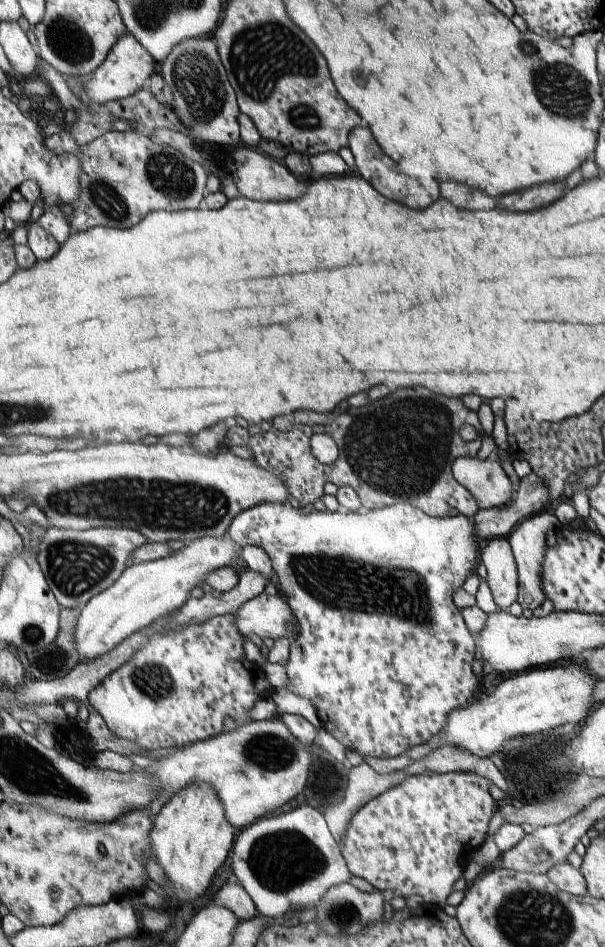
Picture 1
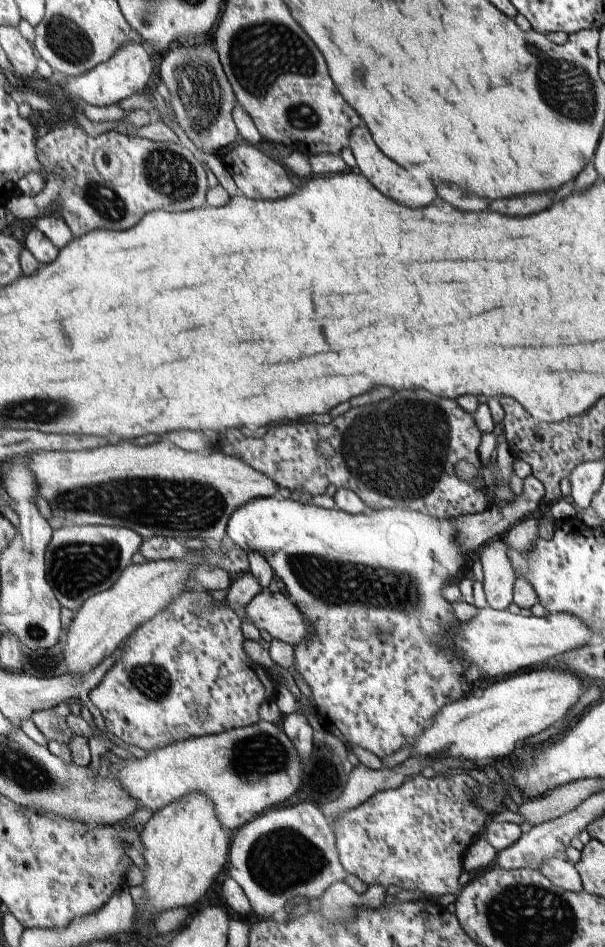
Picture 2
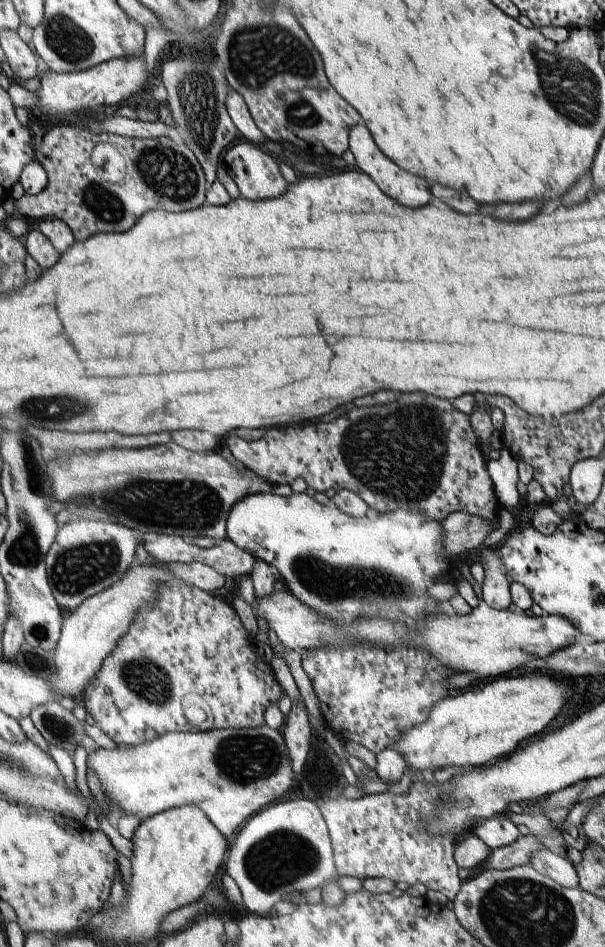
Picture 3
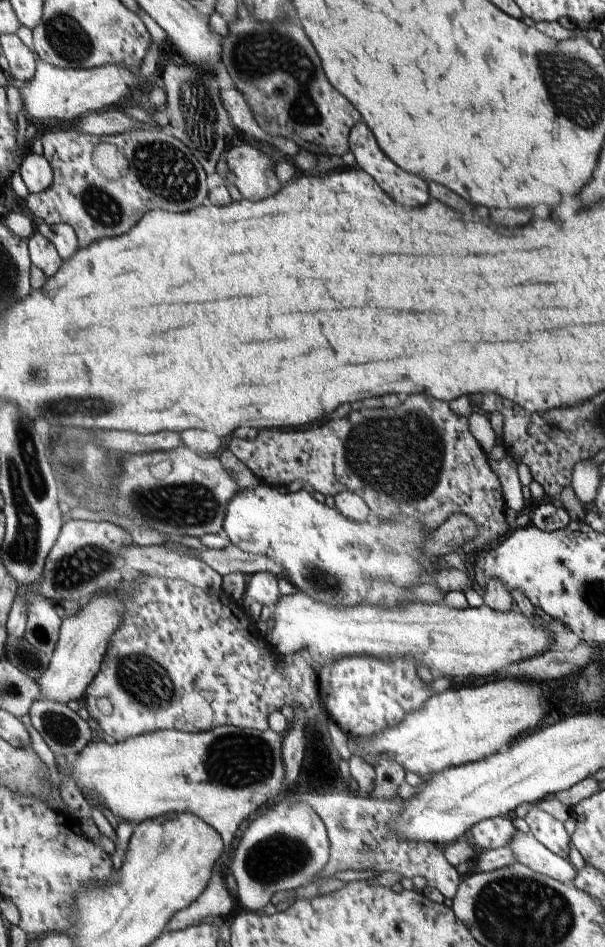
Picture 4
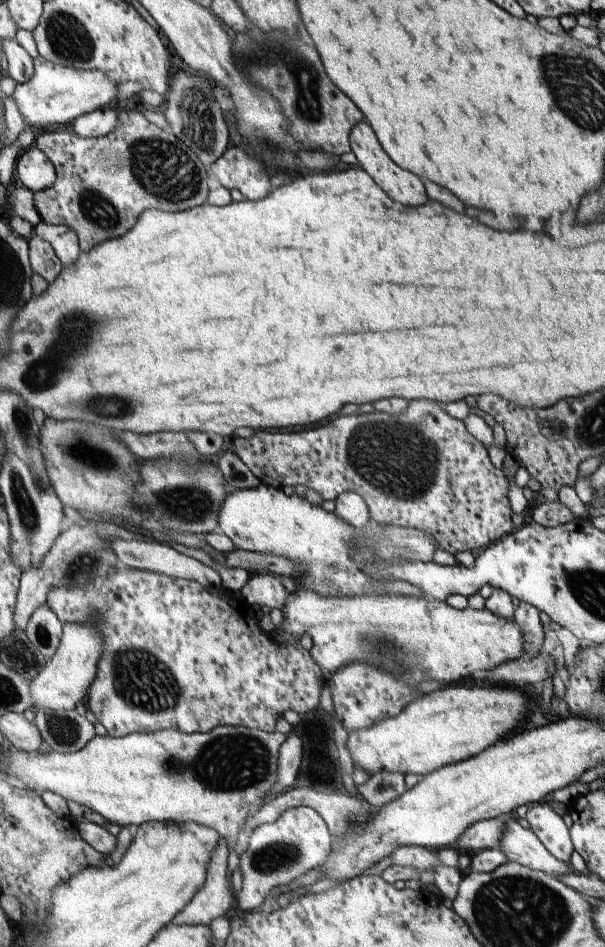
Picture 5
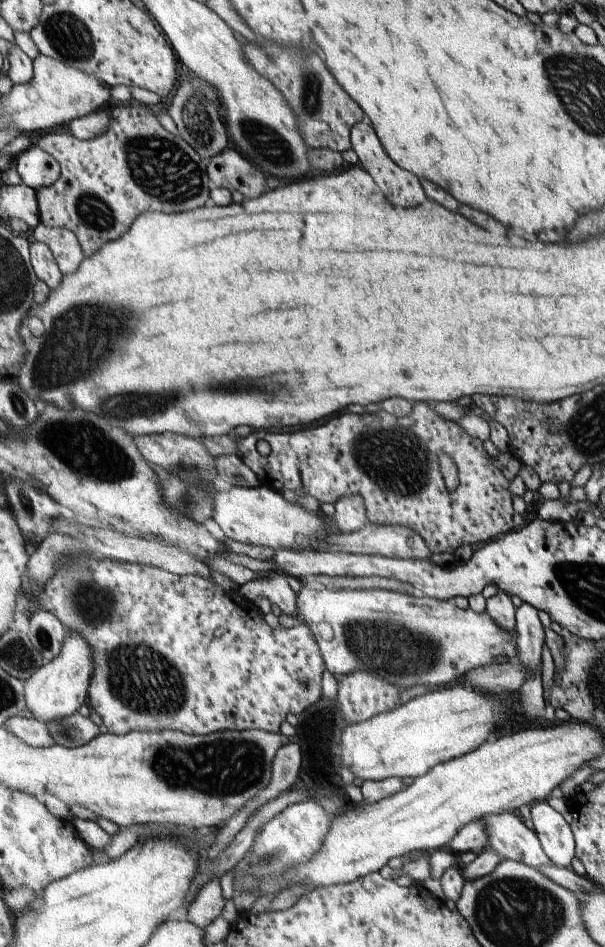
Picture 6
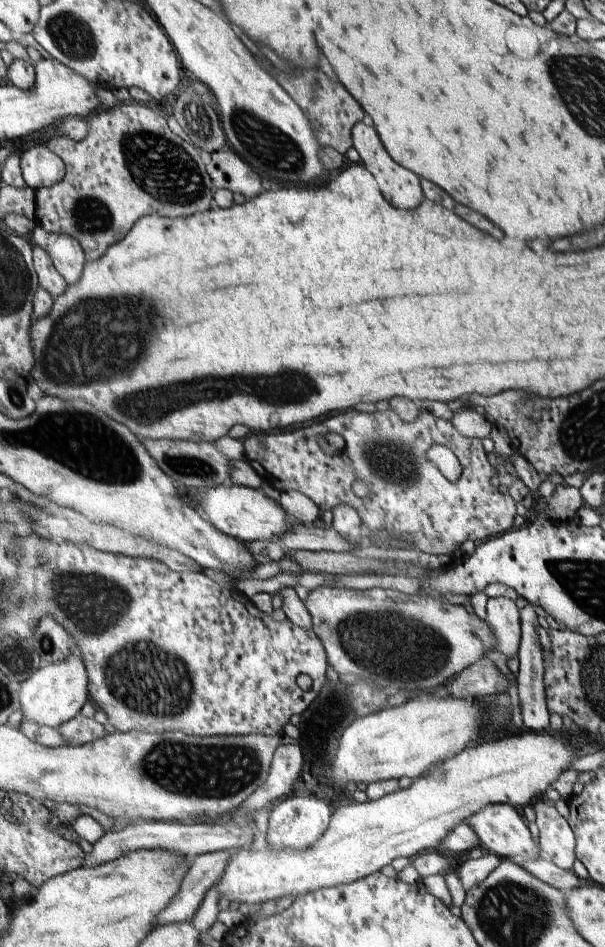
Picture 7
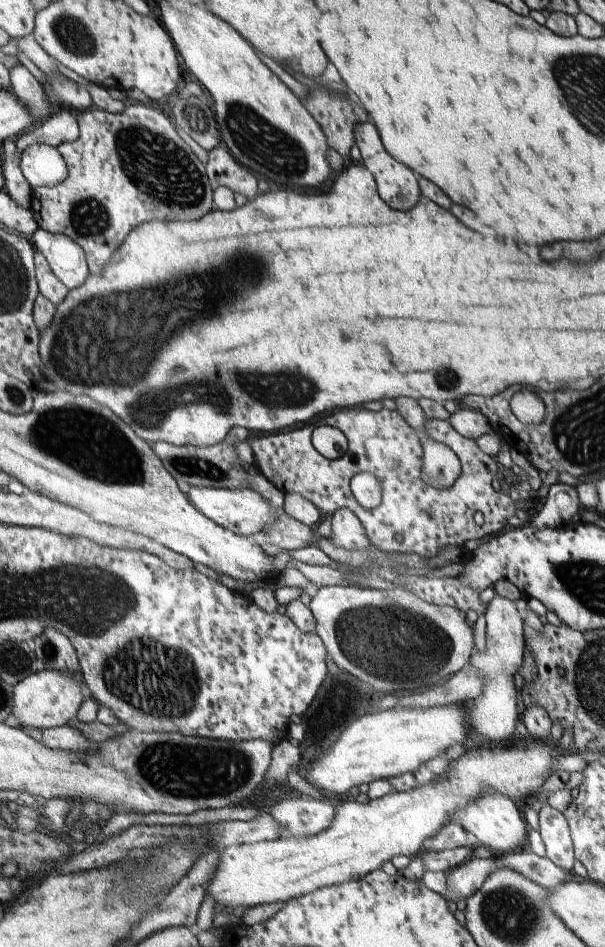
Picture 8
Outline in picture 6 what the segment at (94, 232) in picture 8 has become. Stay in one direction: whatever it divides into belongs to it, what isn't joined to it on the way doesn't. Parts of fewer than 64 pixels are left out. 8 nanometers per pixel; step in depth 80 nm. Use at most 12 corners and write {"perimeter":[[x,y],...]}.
{"perimeter":[[147,106],[82,140],[37,145],[60,165],[39,219],[91,257],[142,210],[208,200],[207,163]]}

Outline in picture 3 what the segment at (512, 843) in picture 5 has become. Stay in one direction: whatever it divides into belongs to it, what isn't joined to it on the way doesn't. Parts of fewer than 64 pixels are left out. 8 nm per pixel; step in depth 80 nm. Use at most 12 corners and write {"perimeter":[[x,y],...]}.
{"perimeter":[[544,848],[528,864],[569,889],[579,886],[567,856]]}

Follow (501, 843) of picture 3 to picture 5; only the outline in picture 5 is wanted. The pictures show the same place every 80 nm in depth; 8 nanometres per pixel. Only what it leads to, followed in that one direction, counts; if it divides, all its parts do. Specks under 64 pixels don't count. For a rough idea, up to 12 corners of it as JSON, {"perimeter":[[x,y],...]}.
{"perimeter":[[506,820],[471,824],[454,848],[460,852],[499,846]]}

